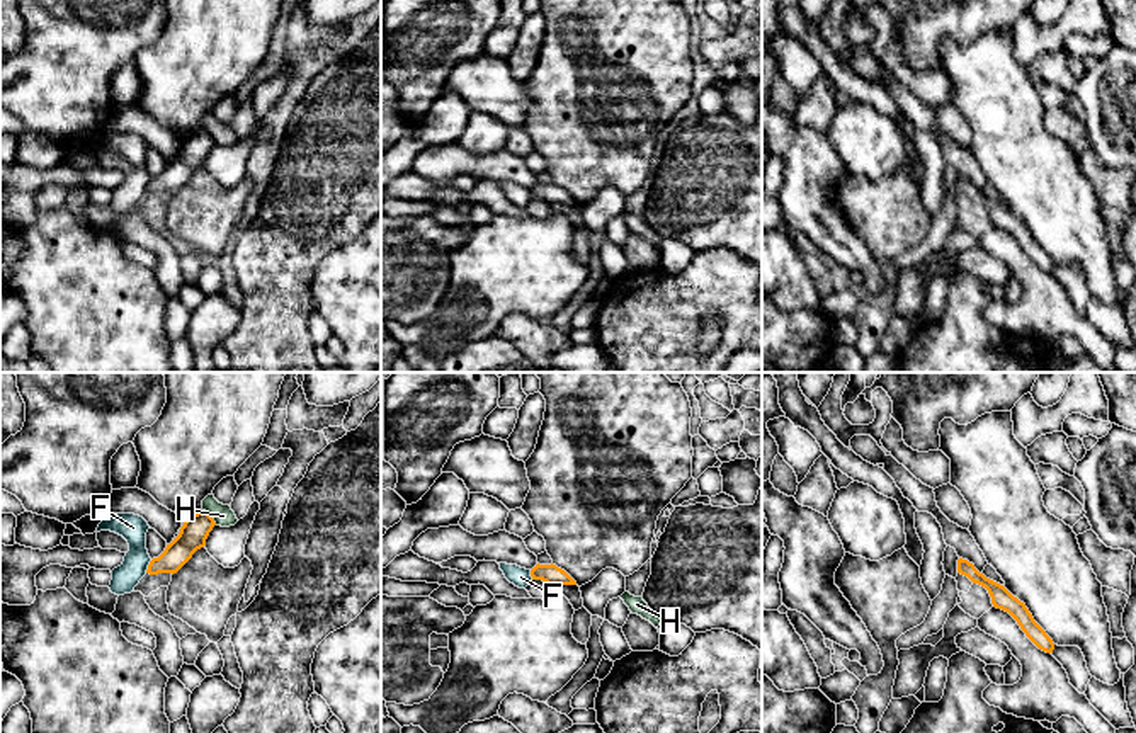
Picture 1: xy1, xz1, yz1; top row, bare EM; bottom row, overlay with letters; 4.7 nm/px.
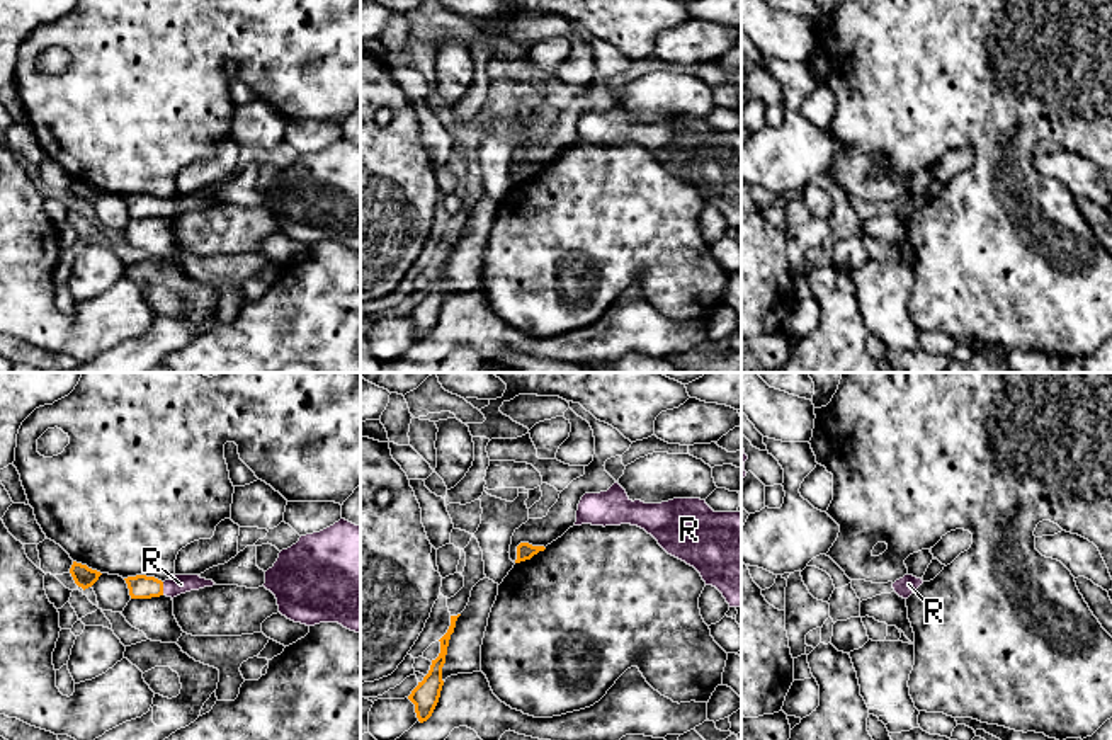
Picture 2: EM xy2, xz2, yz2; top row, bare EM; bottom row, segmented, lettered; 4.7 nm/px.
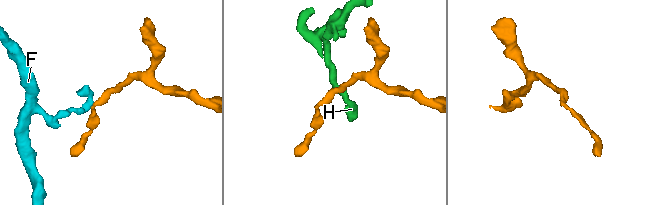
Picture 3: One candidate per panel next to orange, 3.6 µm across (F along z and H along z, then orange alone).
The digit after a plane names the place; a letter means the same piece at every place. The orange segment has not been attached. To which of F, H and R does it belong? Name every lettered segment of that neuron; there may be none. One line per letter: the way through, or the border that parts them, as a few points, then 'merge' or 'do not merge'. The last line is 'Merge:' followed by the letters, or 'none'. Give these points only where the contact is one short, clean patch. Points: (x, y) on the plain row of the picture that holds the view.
F: border along xy1 (152, 179), (145, 191); do not merge
H: border along xy1 (203, 128), (216, 143); do not merge
R: runs through xy2 (140, 206), (162, 208), (181, 203); merge
Merge: R

